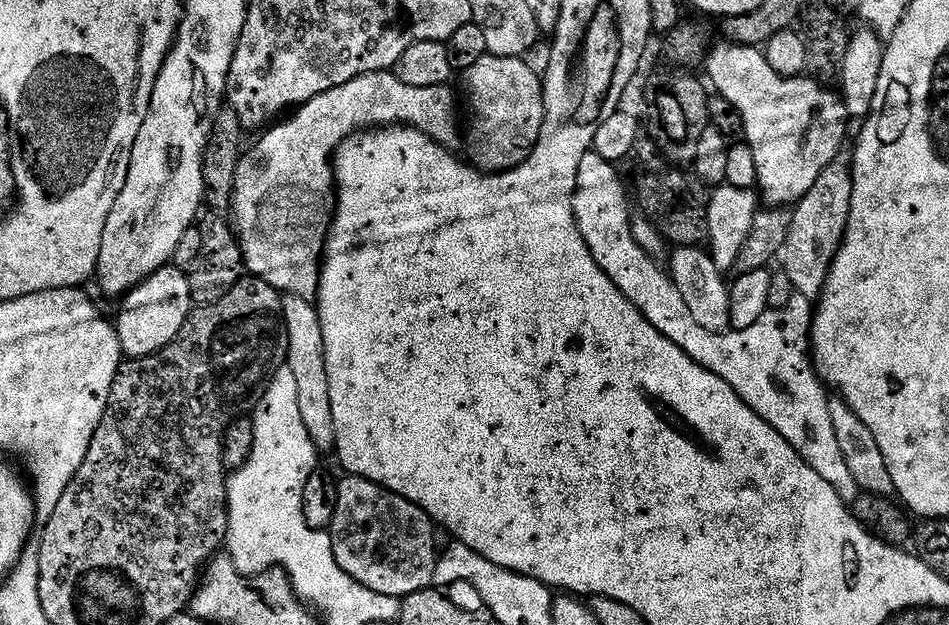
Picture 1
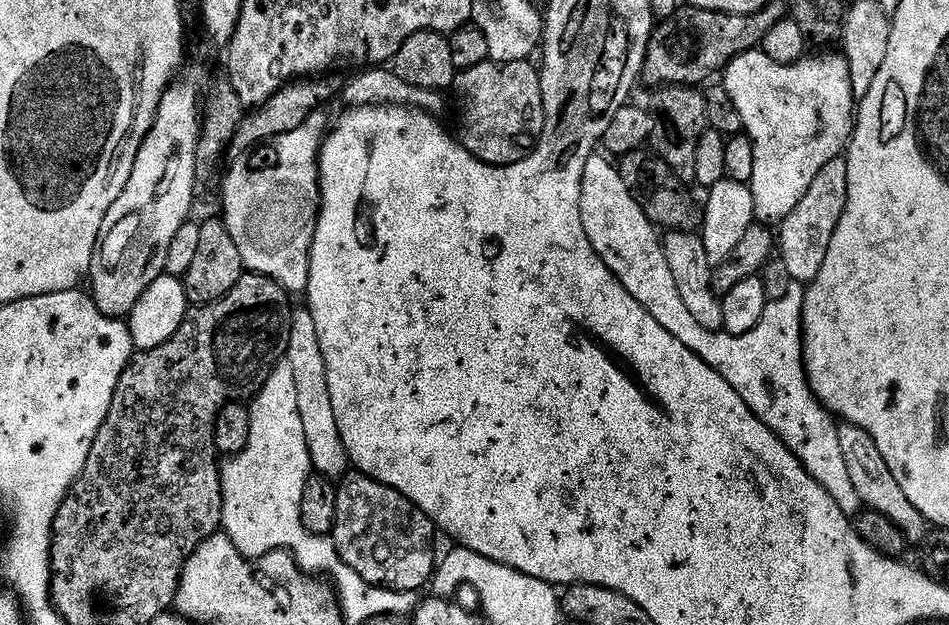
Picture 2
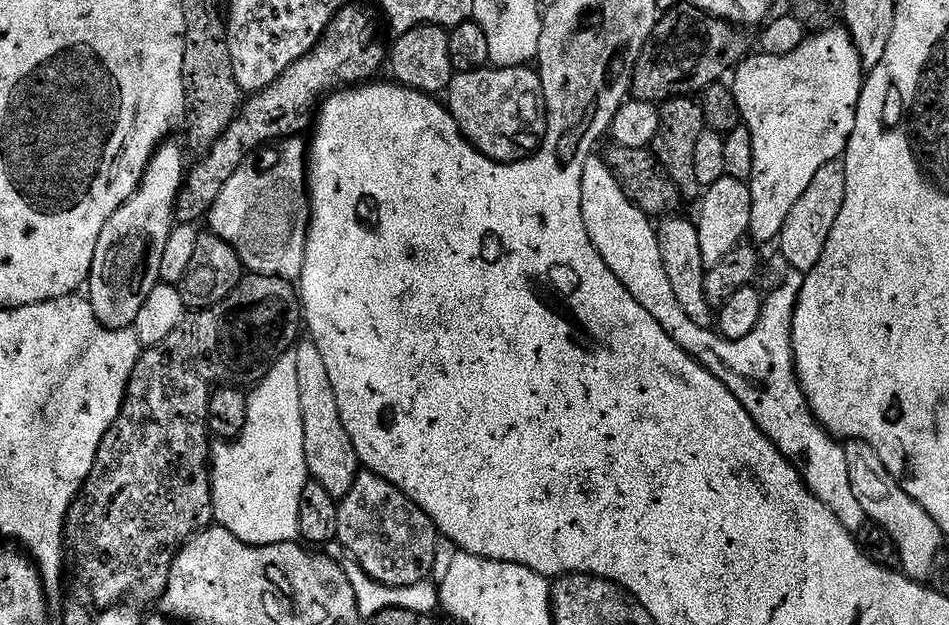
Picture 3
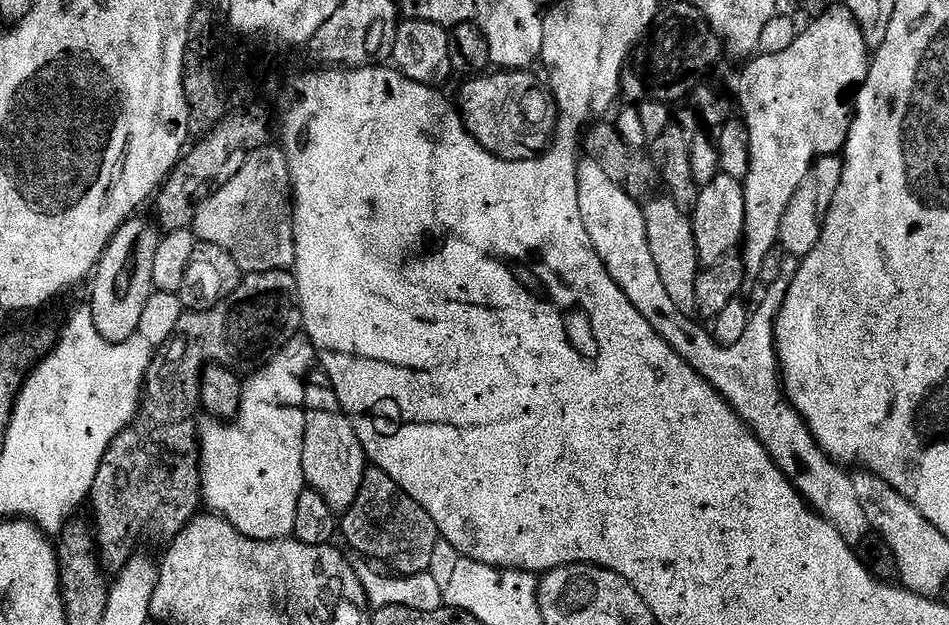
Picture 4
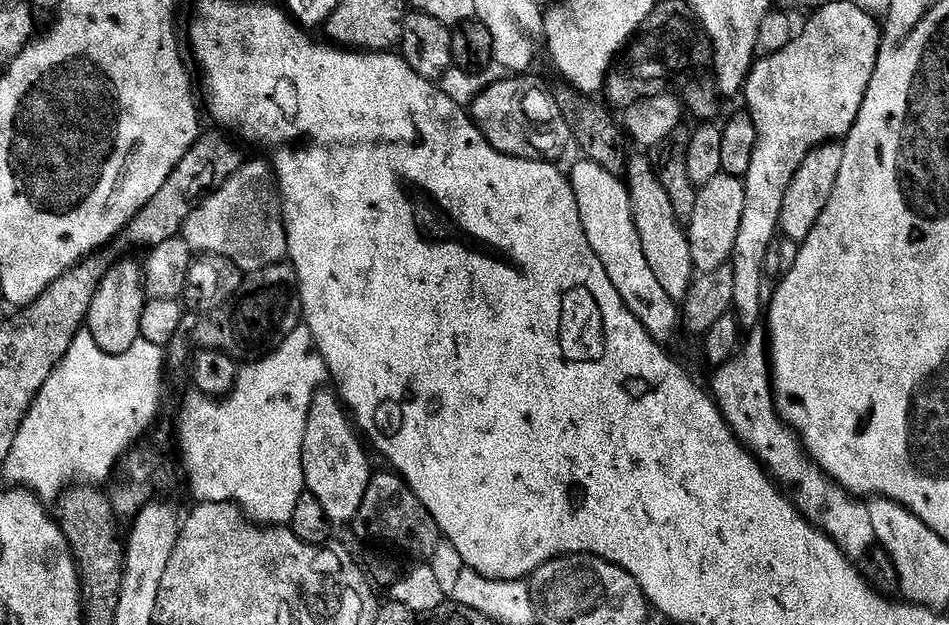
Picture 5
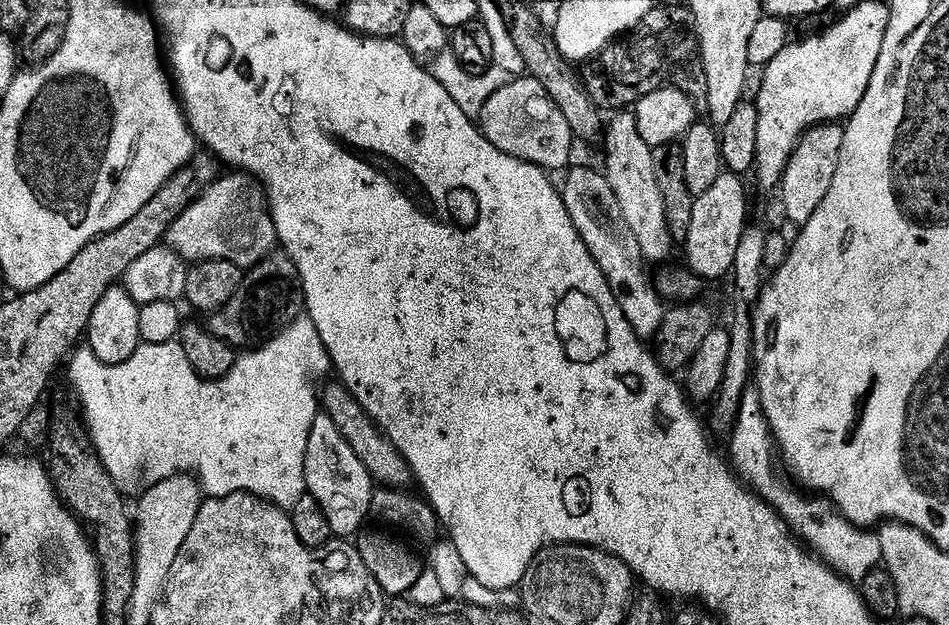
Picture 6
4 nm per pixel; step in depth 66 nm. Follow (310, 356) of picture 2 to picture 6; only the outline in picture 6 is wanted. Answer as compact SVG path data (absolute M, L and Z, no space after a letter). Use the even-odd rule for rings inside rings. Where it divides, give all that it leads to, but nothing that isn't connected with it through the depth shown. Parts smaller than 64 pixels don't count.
M327 414L316 415L310 430L310 442L306 442L306 492L318 498L318 506L322 506L326 513L332 533L340 538L352 538L361 531L359 528L372 511L373 491L372 476L366 466L362 466L362 458L354 454L350 442L342 436L334 418Z

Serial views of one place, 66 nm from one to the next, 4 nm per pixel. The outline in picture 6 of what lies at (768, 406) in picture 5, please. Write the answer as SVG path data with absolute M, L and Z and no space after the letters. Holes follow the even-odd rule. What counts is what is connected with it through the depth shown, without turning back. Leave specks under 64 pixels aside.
M749 390L744 393L744 402L740 406L740 413L736 415L736 423L730 429L730 436L730 463L740 479L780 515L792 535L803 541L815 555L825 562L831 561L831 556L836 556L836 571L844 579L853 582L864 581L866 574L883 565L882 542L875 531L851 524L840 515L831 499L801 490L787 475L776 476L780 468L782 472L782 464L778 459L776 437L772 434L772 427L768 425L759 392Z

